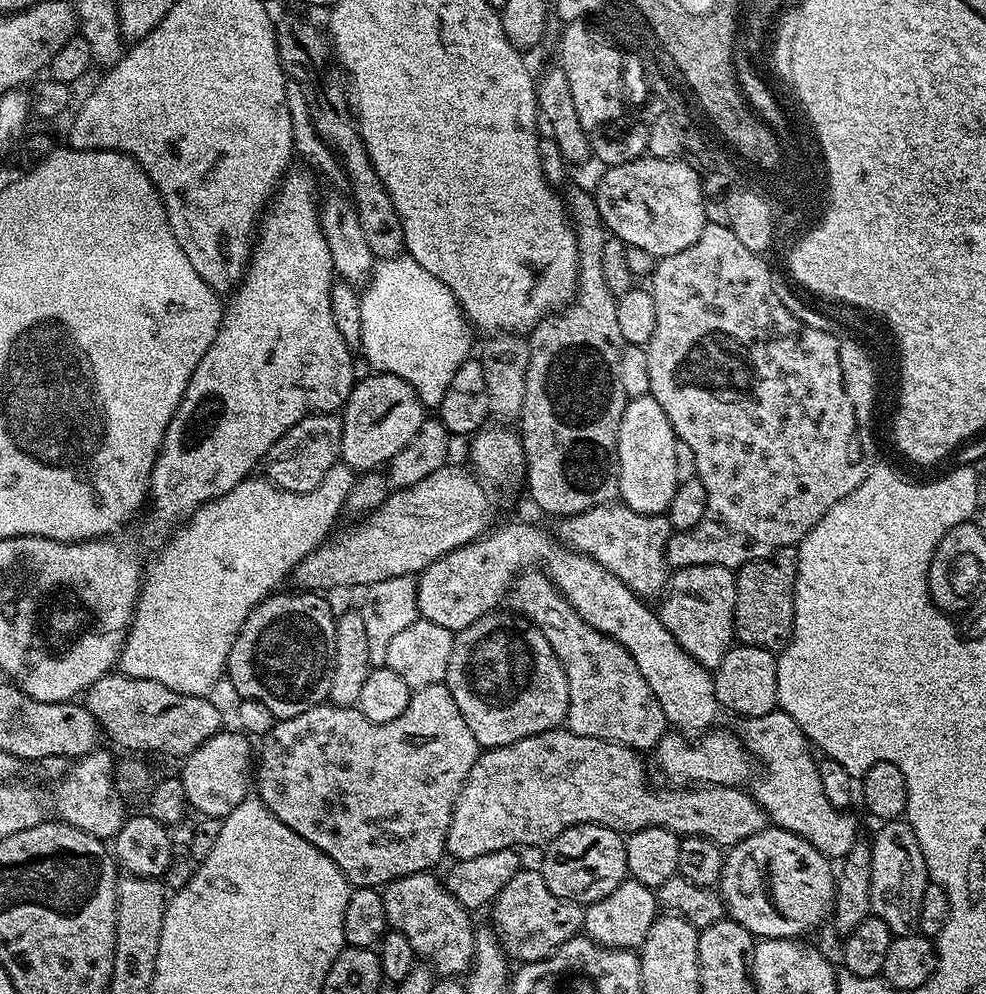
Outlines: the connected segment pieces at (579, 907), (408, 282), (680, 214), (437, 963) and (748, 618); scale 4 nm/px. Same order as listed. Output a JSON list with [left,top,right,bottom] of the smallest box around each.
[[490,870,585,964],[359,255,473,378],[594,155,705,258],[382,871,476,978],[734,548,796,654]]

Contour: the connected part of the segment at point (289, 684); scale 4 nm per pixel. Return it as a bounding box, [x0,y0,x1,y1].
[226,590,337,720]

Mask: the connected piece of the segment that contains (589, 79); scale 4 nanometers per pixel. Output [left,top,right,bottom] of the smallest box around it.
[558,20,626,130]

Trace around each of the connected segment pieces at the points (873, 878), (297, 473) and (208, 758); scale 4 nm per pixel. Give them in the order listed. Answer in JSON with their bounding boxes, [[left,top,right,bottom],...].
[[870,819,930,937],[262,412,342,492],[180,731,254,817]]

